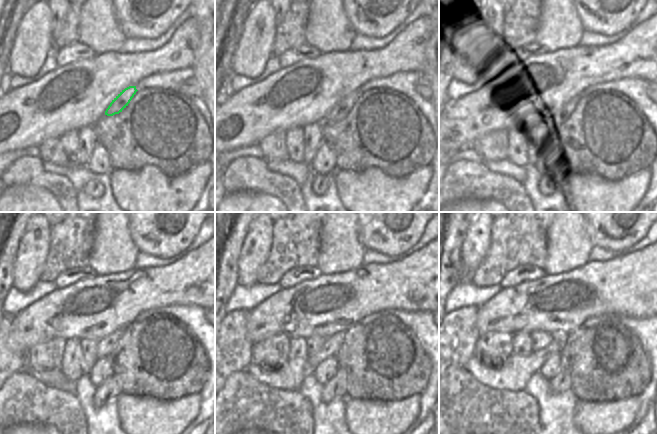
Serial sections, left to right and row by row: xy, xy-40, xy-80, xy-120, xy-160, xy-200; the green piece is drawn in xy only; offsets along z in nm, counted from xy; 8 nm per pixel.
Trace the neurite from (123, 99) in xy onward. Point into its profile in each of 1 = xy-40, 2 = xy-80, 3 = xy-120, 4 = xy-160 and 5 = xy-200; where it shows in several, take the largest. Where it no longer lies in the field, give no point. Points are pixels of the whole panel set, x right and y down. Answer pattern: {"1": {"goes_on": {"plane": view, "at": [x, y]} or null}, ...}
{"1": {"goes_on": {"plane": "xy-40", "at": [342, 107]}}, "2": {"goes_on": {"plane": "xy-80", "at": [559, 115]}}, "3": {"goes_on": {"plane": "xy-120", "at": [105, 346]}}, "4": {"goes_on": {"plane": "xy-160", "at": [289, 376]}}, "5": {"goes_on": {"plane": "xy-200", "at": [514, 373]}}}

